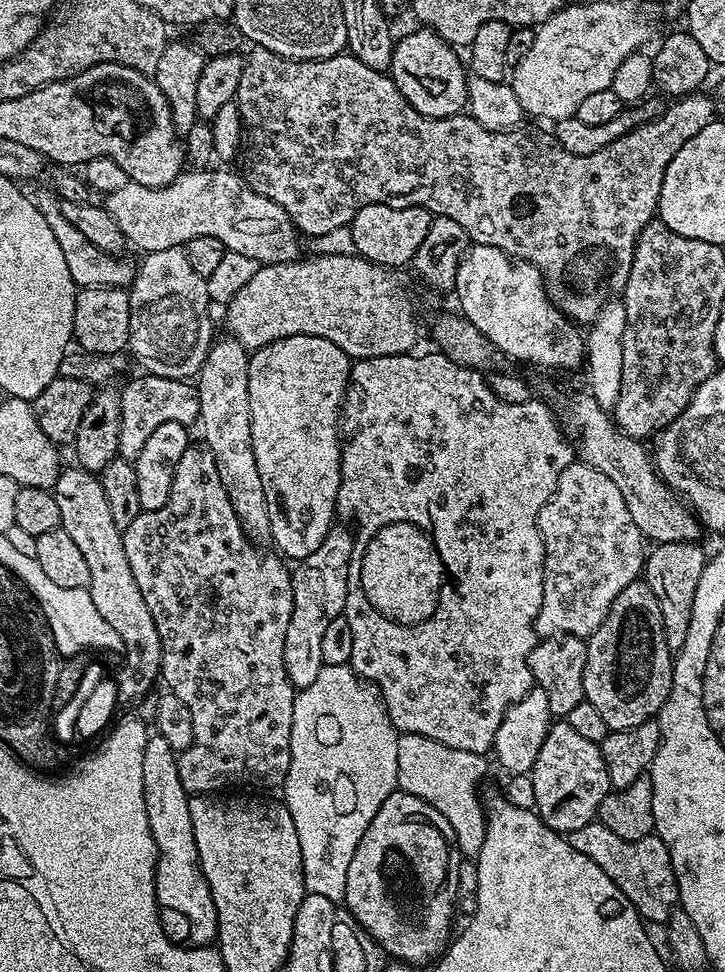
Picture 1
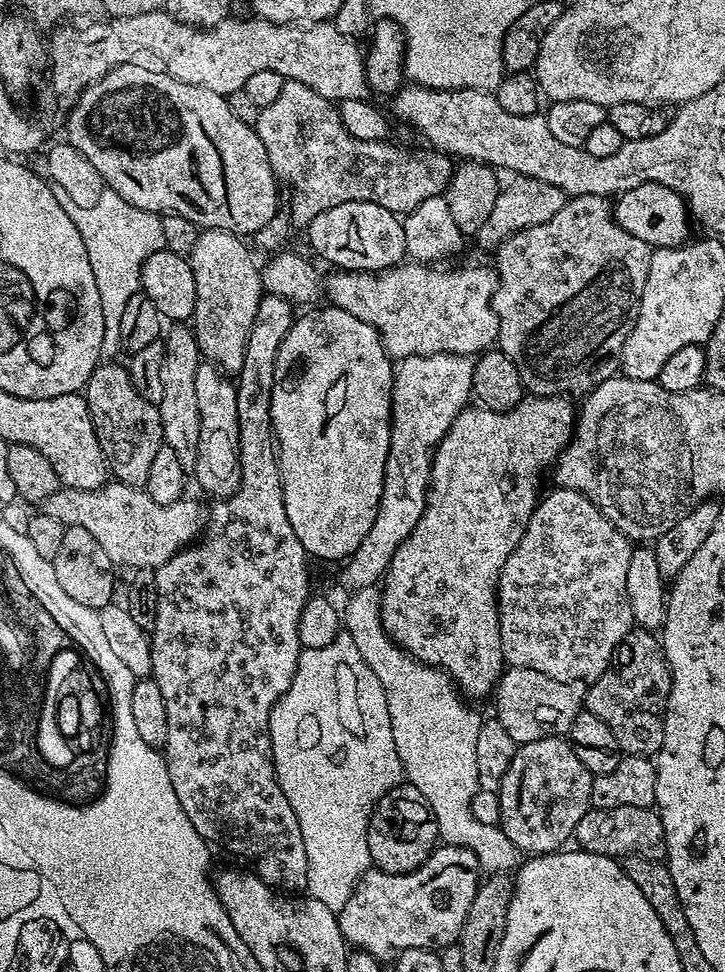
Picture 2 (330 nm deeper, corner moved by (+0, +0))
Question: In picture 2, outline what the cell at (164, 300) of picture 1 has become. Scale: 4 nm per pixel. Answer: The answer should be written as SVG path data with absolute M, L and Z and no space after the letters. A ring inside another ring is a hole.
M172 326L163 333L164 361L162 362L162 402L158 405L162 418L164 443L174 450L185 470L196 467L200 441L200 386L198 373L202 363L200 347L191 327Z

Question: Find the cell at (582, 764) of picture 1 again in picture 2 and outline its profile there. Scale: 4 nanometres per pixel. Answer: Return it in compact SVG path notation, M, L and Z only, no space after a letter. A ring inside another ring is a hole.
M547 736L538 742L530 742L517 747L514 758L510 762L510 770L500 780L500 823L499 827L510 838L515 848L524 854L543 854L558 852L565 847L567 840L573 839L582 814L586 814L592 803L592 773L578 762L578 754L574 754L572 745L567 739L559 736Z

